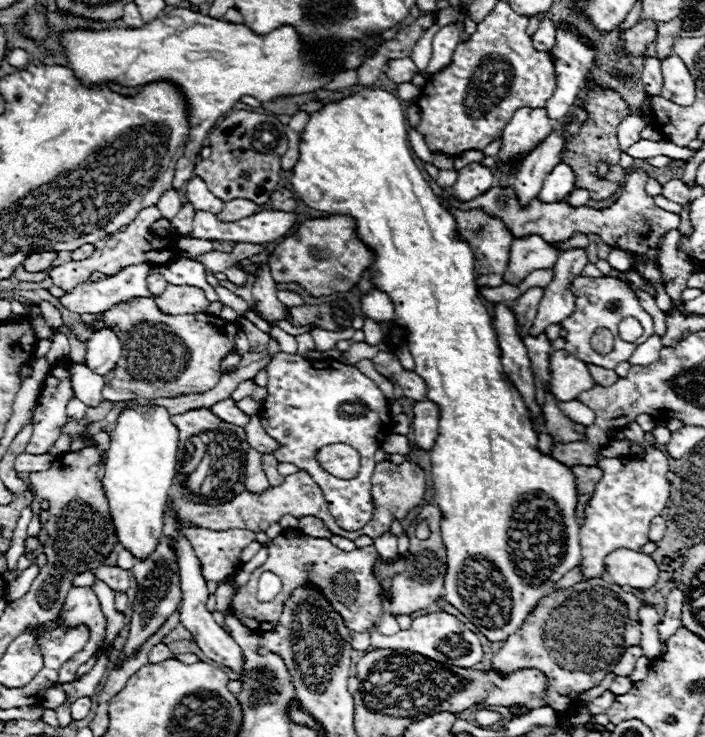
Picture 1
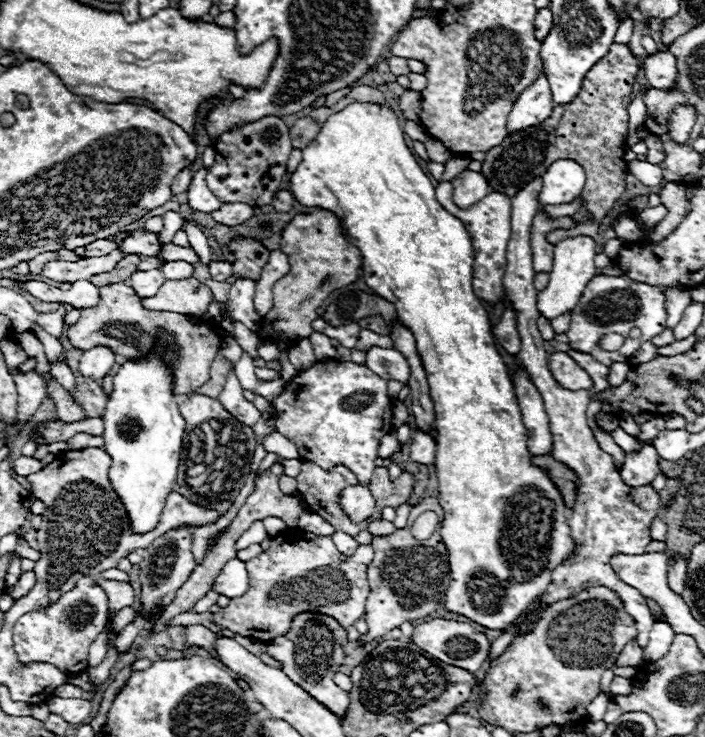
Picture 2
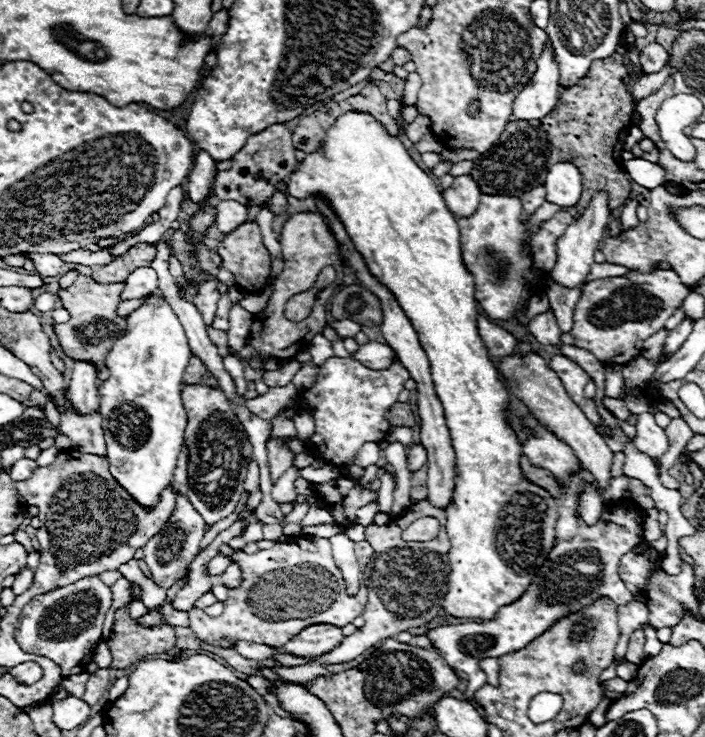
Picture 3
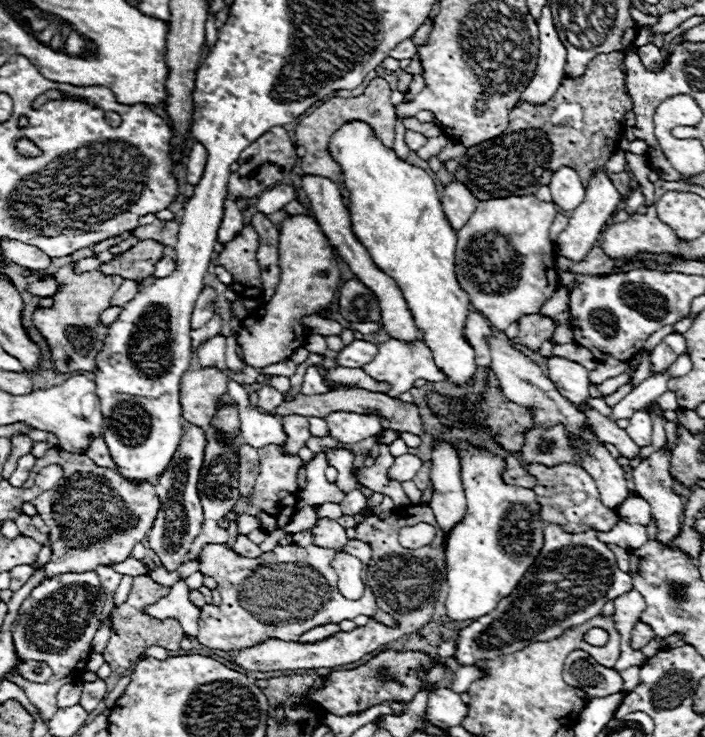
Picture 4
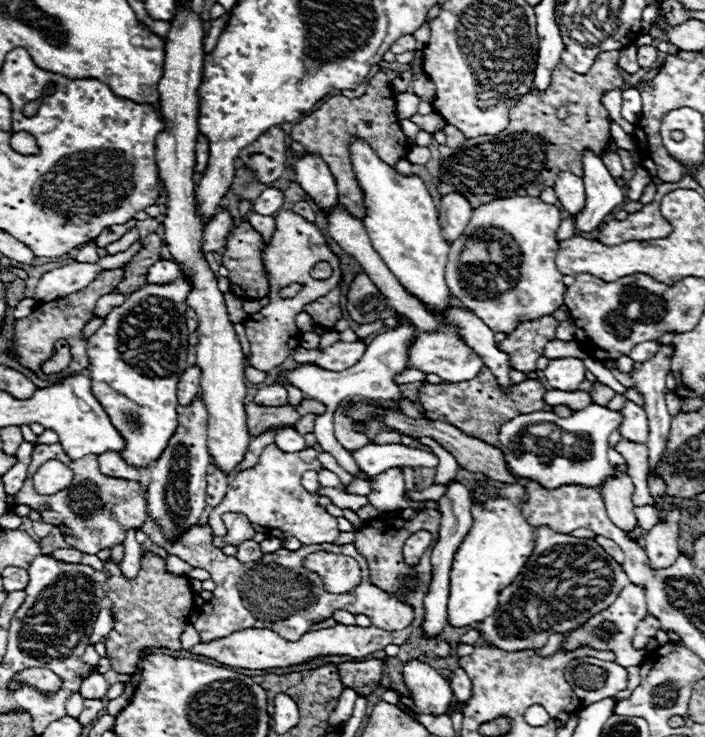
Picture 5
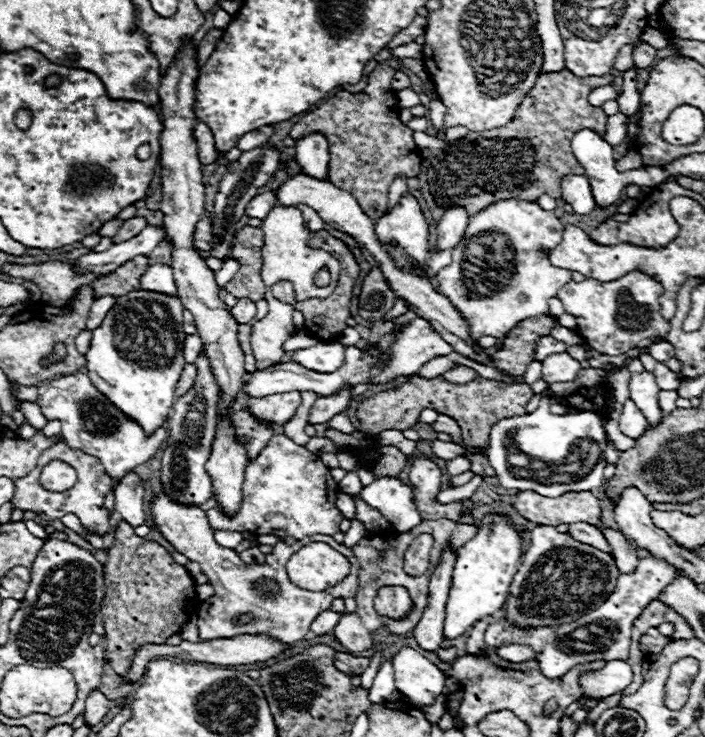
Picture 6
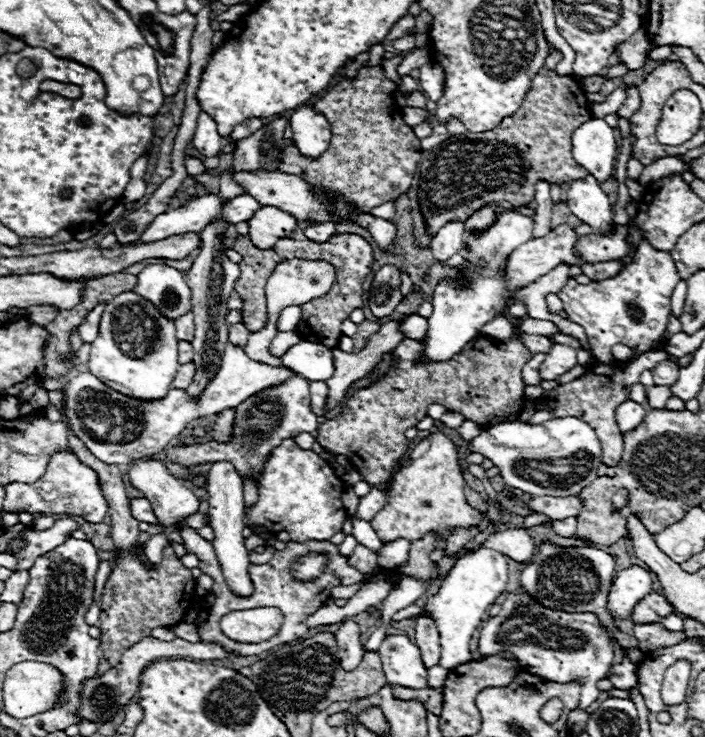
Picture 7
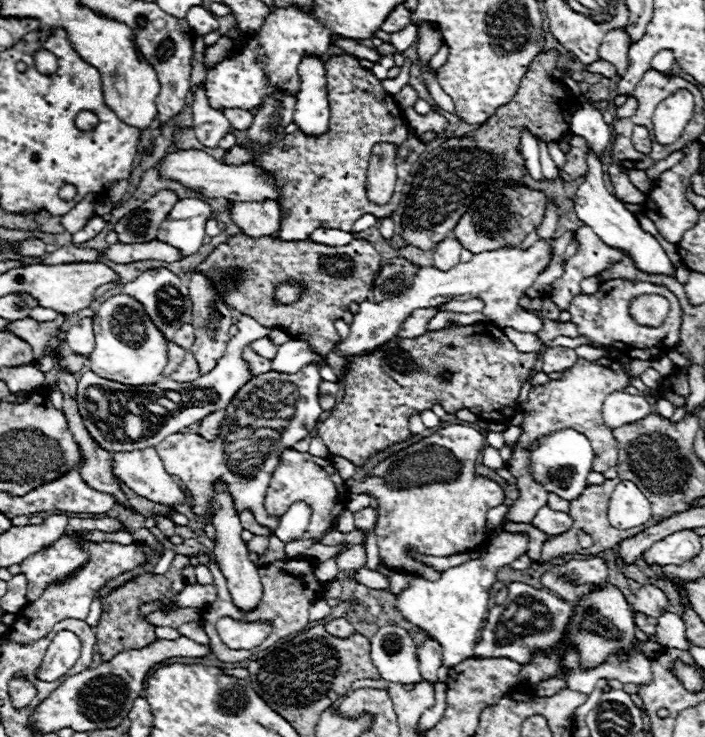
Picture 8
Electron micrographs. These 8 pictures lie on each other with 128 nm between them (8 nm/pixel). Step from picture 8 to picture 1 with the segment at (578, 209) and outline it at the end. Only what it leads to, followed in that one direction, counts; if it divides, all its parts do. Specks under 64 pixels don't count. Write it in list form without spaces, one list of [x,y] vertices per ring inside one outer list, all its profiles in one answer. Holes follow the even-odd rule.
[[[560,162],[558,166],[554,166],[554,170],[548,174],[548,178],[542,184],[542,190],[538,194],[540,202],[560,202],[564,200],[574,188],[574,172],[568,164]]]

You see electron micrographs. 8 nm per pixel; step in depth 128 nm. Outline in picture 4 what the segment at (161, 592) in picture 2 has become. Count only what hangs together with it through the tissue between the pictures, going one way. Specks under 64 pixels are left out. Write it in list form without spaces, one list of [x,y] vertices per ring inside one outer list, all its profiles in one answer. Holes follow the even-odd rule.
[[[190,422],[182,424],[182,440],[176,450],[176,456],[172,458],[172,464],[168,466],[168,472],[164,472],[156,480],[156,494],[162,502],[160,514],[156,516],[156,522],[152,530],[148,532],[148,544],[158,556],[164,570],[174,572],[190,552],[196,536],[202,530],[202,506],[196,490],[196,482],[200,476],[200,468],[204,462],[204,444],[206,438],[198,426],[192,426]]]

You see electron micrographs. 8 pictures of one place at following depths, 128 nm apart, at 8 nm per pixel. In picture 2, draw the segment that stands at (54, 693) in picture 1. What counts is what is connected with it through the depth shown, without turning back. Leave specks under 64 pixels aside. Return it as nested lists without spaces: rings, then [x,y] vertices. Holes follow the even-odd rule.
[[[70,684],[58,686],[54,692],[58,692],[58,698],[82,698],[82,694],[84,694],[80,688],[70,686]]]

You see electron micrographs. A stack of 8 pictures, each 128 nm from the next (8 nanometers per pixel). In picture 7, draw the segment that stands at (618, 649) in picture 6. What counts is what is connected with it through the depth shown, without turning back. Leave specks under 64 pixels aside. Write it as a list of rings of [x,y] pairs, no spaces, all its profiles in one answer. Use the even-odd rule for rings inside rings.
[[[630,566],[626,570],[620,570],[618,576],[614,578],[610,596],[608,596],[608,606],[606,612],[610,614],[612,620],[624,620],[632,614],[634,606],[648,596],[652,588],[652,572],[640,568],[640,566]],[[510,594],[502,602],[502,612],[496,618],[490,618],[480,630],[478,648],[484,654],[510,650],[518,656],[520,666],[526,672],[546,680],[570,682],[584,676],[586,684],[582,690],[582,710],[588,710],[588,706],[598,698],[596,682],[606,676],[608,666],[614,660],[614,644],[596,614],[544,610],[524,594]]]

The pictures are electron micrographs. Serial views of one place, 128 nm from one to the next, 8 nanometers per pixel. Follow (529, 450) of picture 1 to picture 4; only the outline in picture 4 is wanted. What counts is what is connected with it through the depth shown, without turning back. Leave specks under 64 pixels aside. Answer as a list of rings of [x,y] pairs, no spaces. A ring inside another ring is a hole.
[[[360,120],[346,122],[340,126],[328,144],[330,156],[334,162],[340,164],[344,186],[350,192],[350,222],[352,232],[356,238],[366,246],[370,258],[376,262],[384,274],[392,276],[396,284],[400,286],[408,310],[412,310],[412,318],[416,326],[420,326],[420,332],[424,334],[424,342],[430,346],[434,354],[436,366],[448,376],[448,380],[456,386],[470,384],[474,380],[474,374],[478,372],[476,366],[476,352],[470,346],[470,342],[464,336],[464,322],[470,314],[470,296],[460,288],[454,272],[454,254],[456,254],[456,230],[450,226],[442,202],[436,192],[436,184],[432,176],[412,166],[396,156],[394,150],[388,150],[374,134],[374,130]],[[276,186],[268,192],[264,192],[258,198],[258,210],[262,214],[272,214],[278,212],[282,206],[286,206],[288,202],[292,202],[296,198],[296,188],[294,186]],[[460,444],[460,478],[466,490],[466,514],[464,518],[450,530],[448,546],[446,546],[446,614],[452,620],[476,620],[488,612],[492,612],[502,598],[512,594],[518,582],[524,578],[528,568],[534,564],[538,552],[544,546],[544,526],[546,522],[540,518],[540,504],[536,500],[534,490],[508,486],[502,480],[502,472],[506,468],[504,458],[494,456],[484,448],[476,448],[474,444]]]

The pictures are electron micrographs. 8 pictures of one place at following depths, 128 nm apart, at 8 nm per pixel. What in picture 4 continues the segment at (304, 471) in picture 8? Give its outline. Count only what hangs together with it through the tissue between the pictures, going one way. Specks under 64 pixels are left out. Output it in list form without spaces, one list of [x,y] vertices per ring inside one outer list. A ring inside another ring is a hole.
[[[264,446],[258,450],[260,454],[260,474],[256,478],[256,486],[254,486],[254,500],[252,504],[246,504],[244,498],[240,498],[238,506],[234,506],[234,512],[244,512],[244,514],[252,514],[260,520],[260,526],[268,532],[284,528],[292,514],[294,514],[294,506],[296,506],[296,496],[298,496],[298,484],[296,484],[296,472],[300,468],[300,458],[298,456],[282,456],[278,446]],[[318,520],[314,526],[314,534],[316,534],[314,544],[324,546],[324,548],[332,548],[336,552],[340,552],[348,542],[344,528],[334,520]]]

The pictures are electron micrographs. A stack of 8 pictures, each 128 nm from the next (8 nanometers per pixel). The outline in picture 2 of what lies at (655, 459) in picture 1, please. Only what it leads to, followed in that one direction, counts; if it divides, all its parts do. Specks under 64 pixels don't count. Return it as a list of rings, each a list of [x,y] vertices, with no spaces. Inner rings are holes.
[[[534,178],[520,192],[512,196],[512,210],[510,210],[512,238],[508,244],[508,270],[504,274],[504,290],[508,298],[514,302],[514,308],[518,312],[518,332],[522,338],[522,348],[516,358],[522,362],[522,366],[532,376],[536,388],[540,390],[546,414],[550,418],[552,456],[564,462],[566,466],[570,466],[580,476],[576,504],[572,508],[572,516],[568,518],[568,524],[572,526],[572,538],[576,542],[576,554],[552,572],[552,584],[546,590],[546,604],[578,594],[578,590],[584,590],[588,586],[608,586],[610,590],[616,590],[620,594],[620,600],[624,602],[628,614],[632,614],[632,618],[638,622],[636,642],[644,648],[648,646],[648,634],[656,622],[654,614],[638,590],[620,582],[620,578],[614,574],[610,566],[610,556],[616,552],[624,552],[624,554],[646,552],[646,546],[652,542],[650,526],[652,526],[652,520],[658,516],[662,500],[660,500],[660,494],[652,488],[652,484],[628,486],[626,482],[622,482],[622,476],[614,464],[614,458],[600,450],[592,428],[586,424],[586,406],[590,402],[590,392],[562,390],[554,382],[548,370],[548,354],[544,350],[544,340],[540,338],[540,332],[536,328],[536,320],[540,316],[540,312],[536,310],[538,290],[534,288],[536,272],[532,268],[532,254],[528,244],[532,220],[536,212],[540,210],[540,202],[538,202],[540,190],[542,190],[542,178]]]

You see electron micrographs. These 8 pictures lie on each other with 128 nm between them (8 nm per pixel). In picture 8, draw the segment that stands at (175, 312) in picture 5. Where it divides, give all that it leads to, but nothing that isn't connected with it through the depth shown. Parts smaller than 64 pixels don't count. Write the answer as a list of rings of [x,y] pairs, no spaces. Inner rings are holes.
[[[116,294],[104,300],[94,316],[96,346],[90,354],[90,370],[100,378],[122,382],[126,386],[152,386],[162,380],[168,364],[168,340],[148,318],[144,306],[128,294]]]

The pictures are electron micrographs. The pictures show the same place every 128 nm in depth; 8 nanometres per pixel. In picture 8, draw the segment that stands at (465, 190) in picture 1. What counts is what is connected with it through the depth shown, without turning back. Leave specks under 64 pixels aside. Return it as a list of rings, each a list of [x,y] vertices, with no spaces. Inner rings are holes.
[[[454,236],[444,238],[434,248],[434,266],[442,270],[452,268],[456,262],[460,262],[460,252],[462,252],[462,244]]]

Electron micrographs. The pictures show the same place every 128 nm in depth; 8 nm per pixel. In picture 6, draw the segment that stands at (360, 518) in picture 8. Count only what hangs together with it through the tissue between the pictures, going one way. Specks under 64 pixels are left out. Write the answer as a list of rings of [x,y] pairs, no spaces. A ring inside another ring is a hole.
[[[376,478],[360,492],[360,498],[368,506],[376,508],[398,532],[408,532],[422,522],[414,504],[414,492],[398,478]]]

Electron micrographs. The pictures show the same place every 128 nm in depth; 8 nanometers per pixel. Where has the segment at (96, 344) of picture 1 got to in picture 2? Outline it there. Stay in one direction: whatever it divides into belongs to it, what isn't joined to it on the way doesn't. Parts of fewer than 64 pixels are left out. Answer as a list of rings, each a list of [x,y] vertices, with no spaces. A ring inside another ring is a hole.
[[[94,346],[80,358],[80,374],[90,380],[102,380],[116,364],[116,354],[108,346]]]

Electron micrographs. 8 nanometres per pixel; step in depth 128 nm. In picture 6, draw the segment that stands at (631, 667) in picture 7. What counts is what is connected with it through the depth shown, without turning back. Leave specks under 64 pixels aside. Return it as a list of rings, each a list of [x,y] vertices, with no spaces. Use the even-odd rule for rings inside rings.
[[[610,660],[600,670],[582,672],[578,676],[578,684],[582,690],[582,696],[588,700],[600,700],[608,698],[612,694],[622,692],[632,682],[632,668],[628,662]]]

